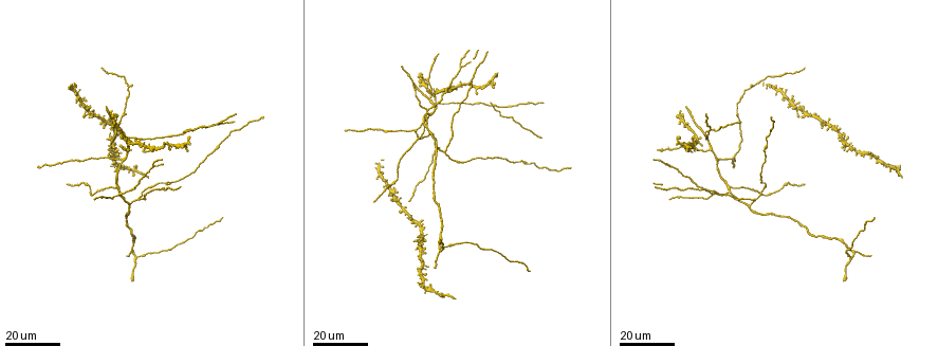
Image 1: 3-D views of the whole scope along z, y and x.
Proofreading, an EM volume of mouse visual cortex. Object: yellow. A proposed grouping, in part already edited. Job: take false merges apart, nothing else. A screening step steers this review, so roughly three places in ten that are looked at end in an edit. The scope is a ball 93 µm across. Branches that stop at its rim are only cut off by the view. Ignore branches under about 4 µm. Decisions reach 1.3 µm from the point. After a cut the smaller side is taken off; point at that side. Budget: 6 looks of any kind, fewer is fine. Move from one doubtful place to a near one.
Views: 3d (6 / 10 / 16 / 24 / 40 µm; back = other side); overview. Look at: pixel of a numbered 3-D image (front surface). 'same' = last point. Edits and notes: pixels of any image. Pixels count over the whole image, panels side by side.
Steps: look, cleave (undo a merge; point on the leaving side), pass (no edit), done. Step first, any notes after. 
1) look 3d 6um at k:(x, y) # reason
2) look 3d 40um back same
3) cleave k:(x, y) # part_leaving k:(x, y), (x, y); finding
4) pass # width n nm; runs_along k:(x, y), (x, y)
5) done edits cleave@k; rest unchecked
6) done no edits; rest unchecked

look 3d 24um at 1:(441, 252) # thin arm on a thick one

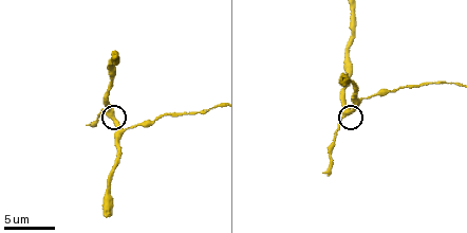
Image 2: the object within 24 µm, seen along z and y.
look 3d 6um at 2:(345, 115)

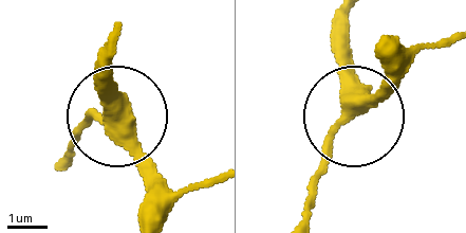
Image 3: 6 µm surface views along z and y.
pass # side_arm 7 um; one neuron here

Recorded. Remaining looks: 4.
look 3d 24um at 1:(711, 147) # arms part here

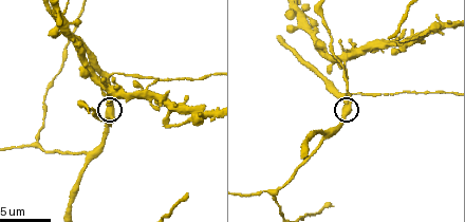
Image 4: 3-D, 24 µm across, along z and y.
look 3d 6um at 4:(348, 106) # closer look

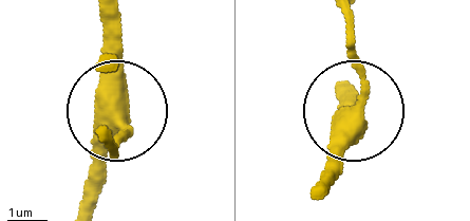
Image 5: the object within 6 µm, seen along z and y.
pass # runs_along 5:(80, 209), (91, 139), (114, 114), (128, 128), (118, 148); one neuron here

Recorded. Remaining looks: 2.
look 3d 24um at 1:(117, 186) # three arms meet

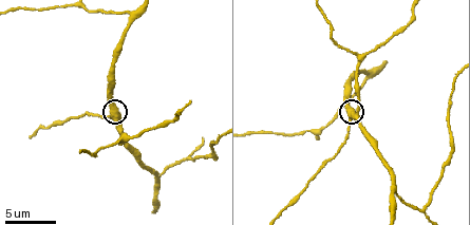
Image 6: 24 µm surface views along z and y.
look 3d 6um at 6:(351, 120)

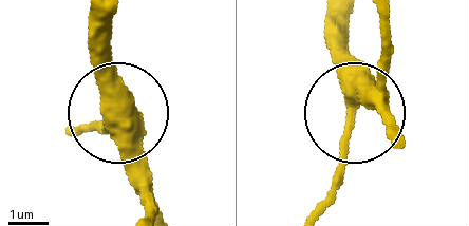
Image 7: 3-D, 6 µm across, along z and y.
pass # width 430 nm; all the same neuron

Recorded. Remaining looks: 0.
done no edits; rest unchecked

